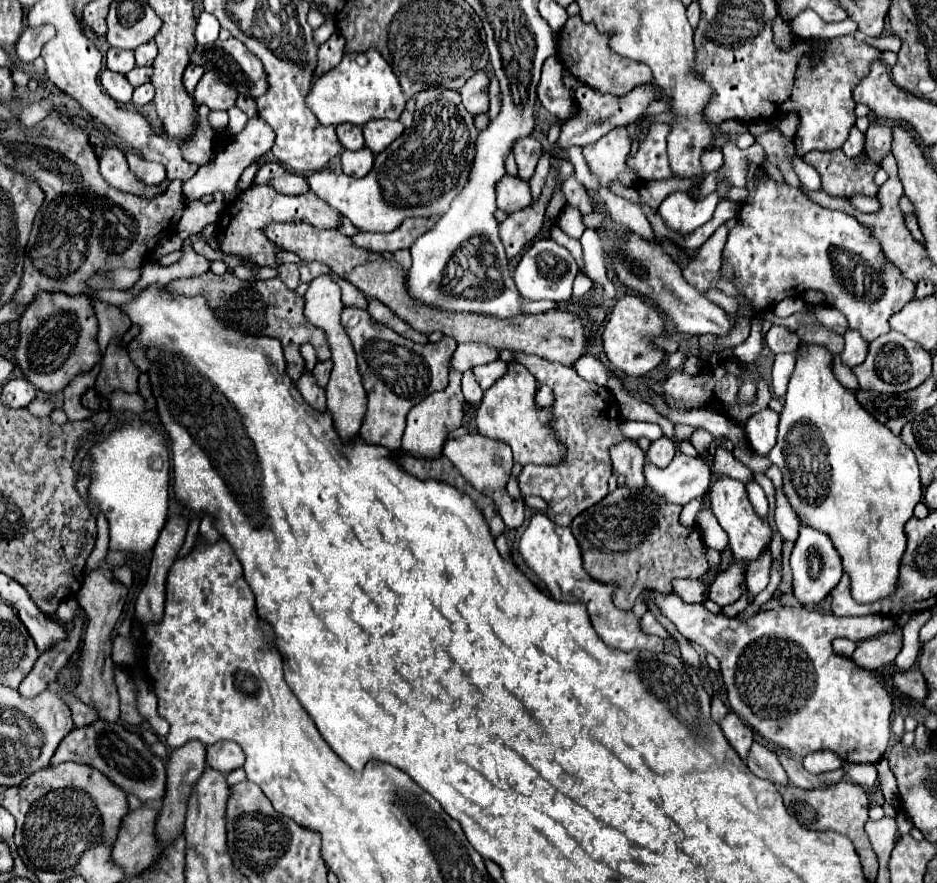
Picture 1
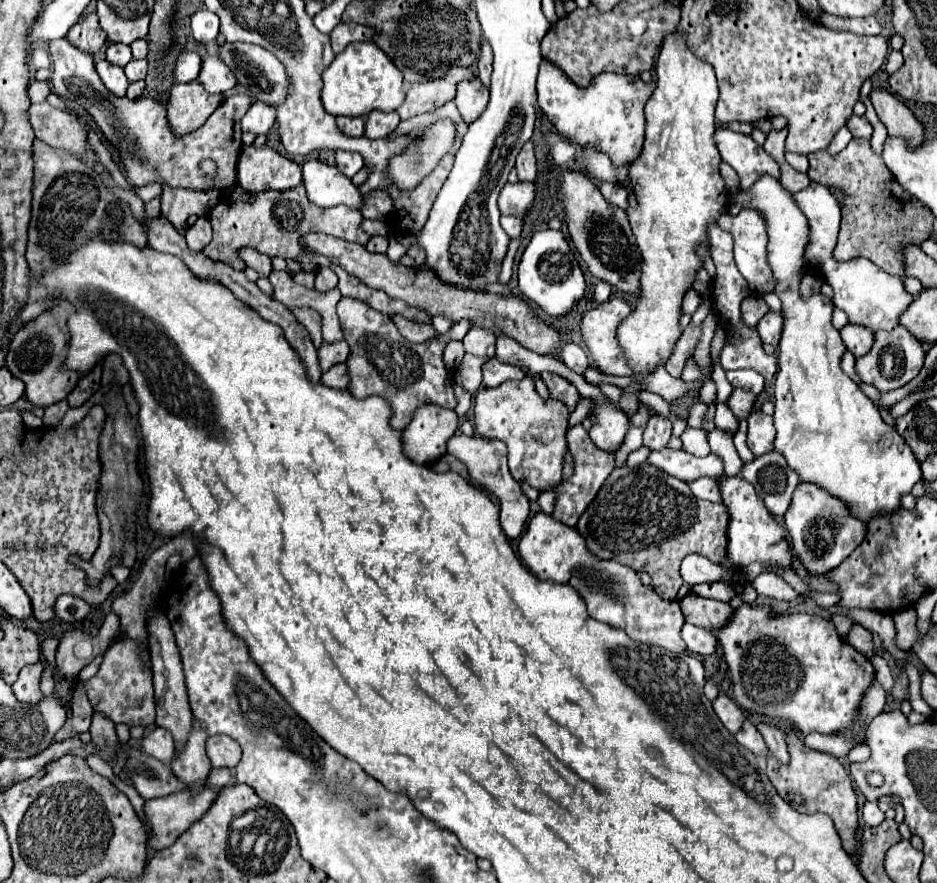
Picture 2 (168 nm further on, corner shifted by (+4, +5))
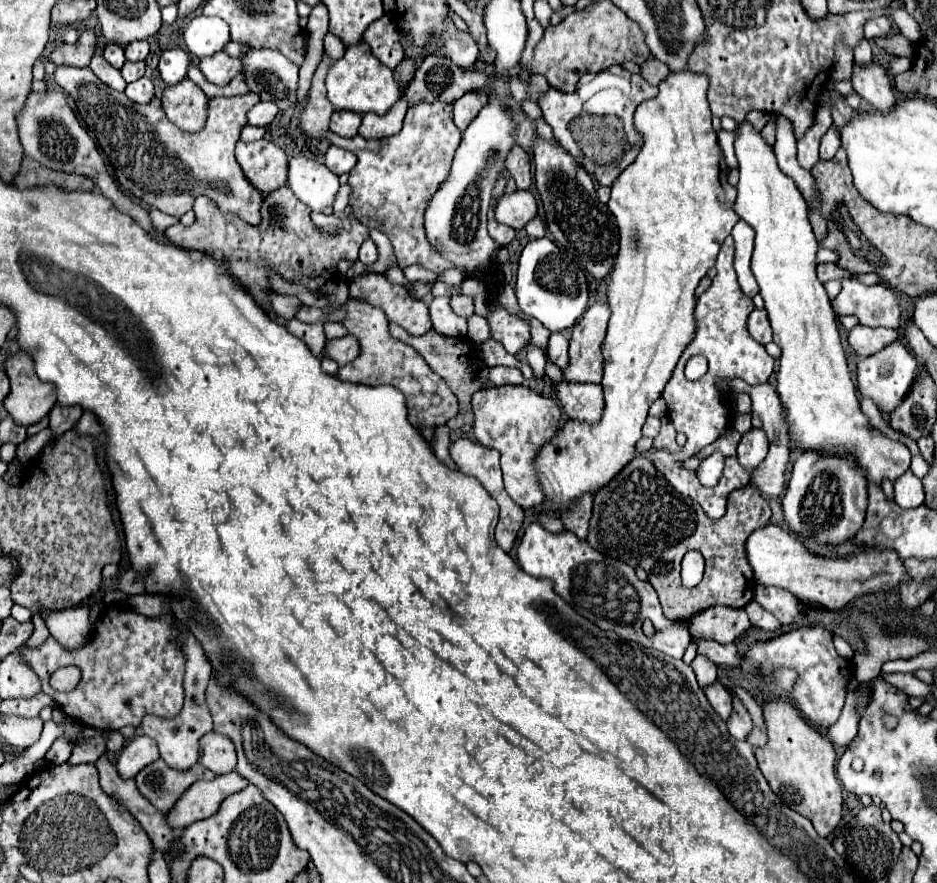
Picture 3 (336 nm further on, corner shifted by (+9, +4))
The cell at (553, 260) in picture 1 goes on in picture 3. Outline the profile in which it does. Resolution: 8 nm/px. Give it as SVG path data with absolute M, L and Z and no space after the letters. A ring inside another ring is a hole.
M548 237L528 241L518 263L516 297L520 309L538 319L546 329L568 331L588 307L588 283L584 271Z

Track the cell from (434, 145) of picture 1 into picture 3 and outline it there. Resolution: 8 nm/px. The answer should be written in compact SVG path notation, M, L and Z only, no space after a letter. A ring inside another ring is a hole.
M292 157L288 161L288 183L292 193L312 207L314 211L324 211L334 203L334 195L340 189L338 177L328 171L326 165L306 159Z

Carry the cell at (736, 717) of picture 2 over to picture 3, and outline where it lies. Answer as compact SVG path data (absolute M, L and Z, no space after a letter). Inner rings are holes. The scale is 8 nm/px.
M720 681L704 687L704 693L710 701L710 705L716 709L716 713L728 721L728 715L732 713L732 693L728 691L728 687L724 687Z

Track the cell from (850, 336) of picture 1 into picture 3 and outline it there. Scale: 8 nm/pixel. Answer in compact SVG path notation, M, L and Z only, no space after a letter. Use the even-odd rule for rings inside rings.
M866 325L854 327L850 331L850 335L848 335L850 347L860 357L876 355L878 351L882 351L886 345L894 343L896 339L898 339L898 331L896 329L888 329L888 327L866 327Z

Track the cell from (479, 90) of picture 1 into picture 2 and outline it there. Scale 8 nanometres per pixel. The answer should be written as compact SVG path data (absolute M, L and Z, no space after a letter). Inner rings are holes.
M477 76L471 80L463 80L457 86L455 104L467 124L471 124L481 116L481 112L487 108L487 102L489 102L489 90L481 84Z

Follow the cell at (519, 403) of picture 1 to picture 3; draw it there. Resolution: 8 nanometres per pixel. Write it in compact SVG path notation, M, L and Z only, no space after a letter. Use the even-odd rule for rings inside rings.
M502 385L486 387L472 395L474 411L474 435L480 445L500 451L500 465L504 473L504 485L508 495L522 509L532 509L542 503L544 493L536 483L536 473L532 471L532 459L538 447L548 441L560 423L560 405L556 399L542 397L528 385Z

